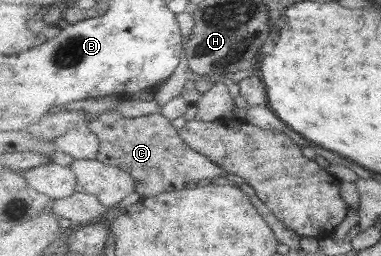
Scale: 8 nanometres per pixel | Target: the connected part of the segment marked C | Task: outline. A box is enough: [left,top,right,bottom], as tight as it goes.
[88,112,227,198]

